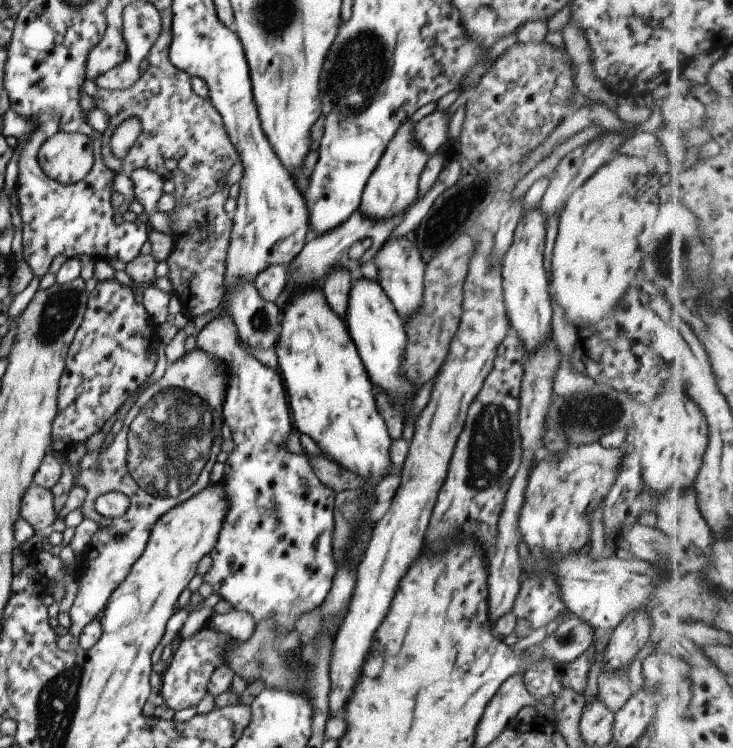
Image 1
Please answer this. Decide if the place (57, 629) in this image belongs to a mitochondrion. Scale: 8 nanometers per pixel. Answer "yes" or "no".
no

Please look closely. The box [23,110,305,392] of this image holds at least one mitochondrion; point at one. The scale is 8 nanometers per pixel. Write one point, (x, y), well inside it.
(60, 313)

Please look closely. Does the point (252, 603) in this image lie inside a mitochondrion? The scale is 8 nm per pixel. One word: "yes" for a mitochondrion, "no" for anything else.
no

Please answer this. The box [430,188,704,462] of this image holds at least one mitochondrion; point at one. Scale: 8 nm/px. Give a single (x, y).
(669, 252)

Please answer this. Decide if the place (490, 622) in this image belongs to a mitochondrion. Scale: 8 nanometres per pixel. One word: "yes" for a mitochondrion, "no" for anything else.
no

